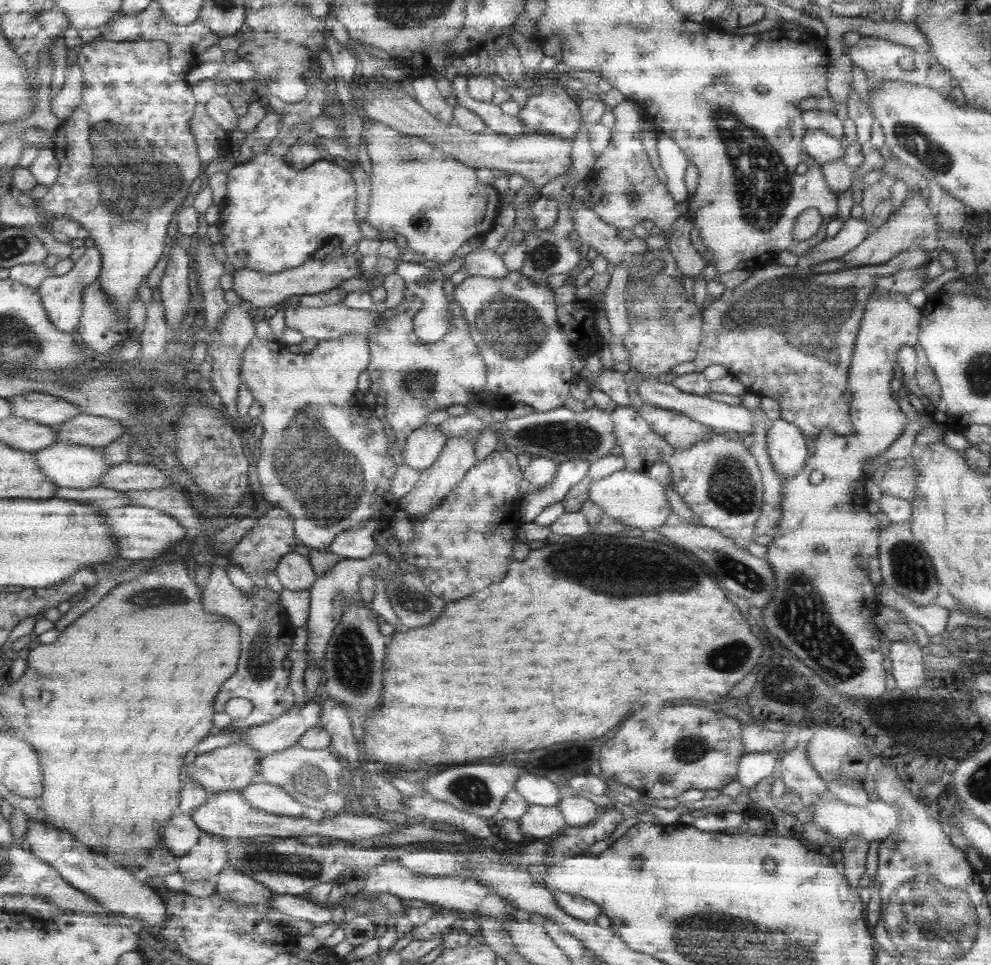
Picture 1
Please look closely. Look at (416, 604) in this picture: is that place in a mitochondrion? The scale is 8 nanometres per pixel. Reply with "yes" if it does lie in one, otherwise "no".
yes

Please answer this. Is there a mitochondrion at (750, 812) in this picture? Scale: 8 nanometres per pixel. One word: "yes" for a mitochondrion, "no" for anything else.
no

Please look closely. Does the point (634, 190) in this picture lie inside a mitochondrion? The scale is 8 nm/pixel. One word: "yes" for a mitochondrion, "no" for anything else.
yes

